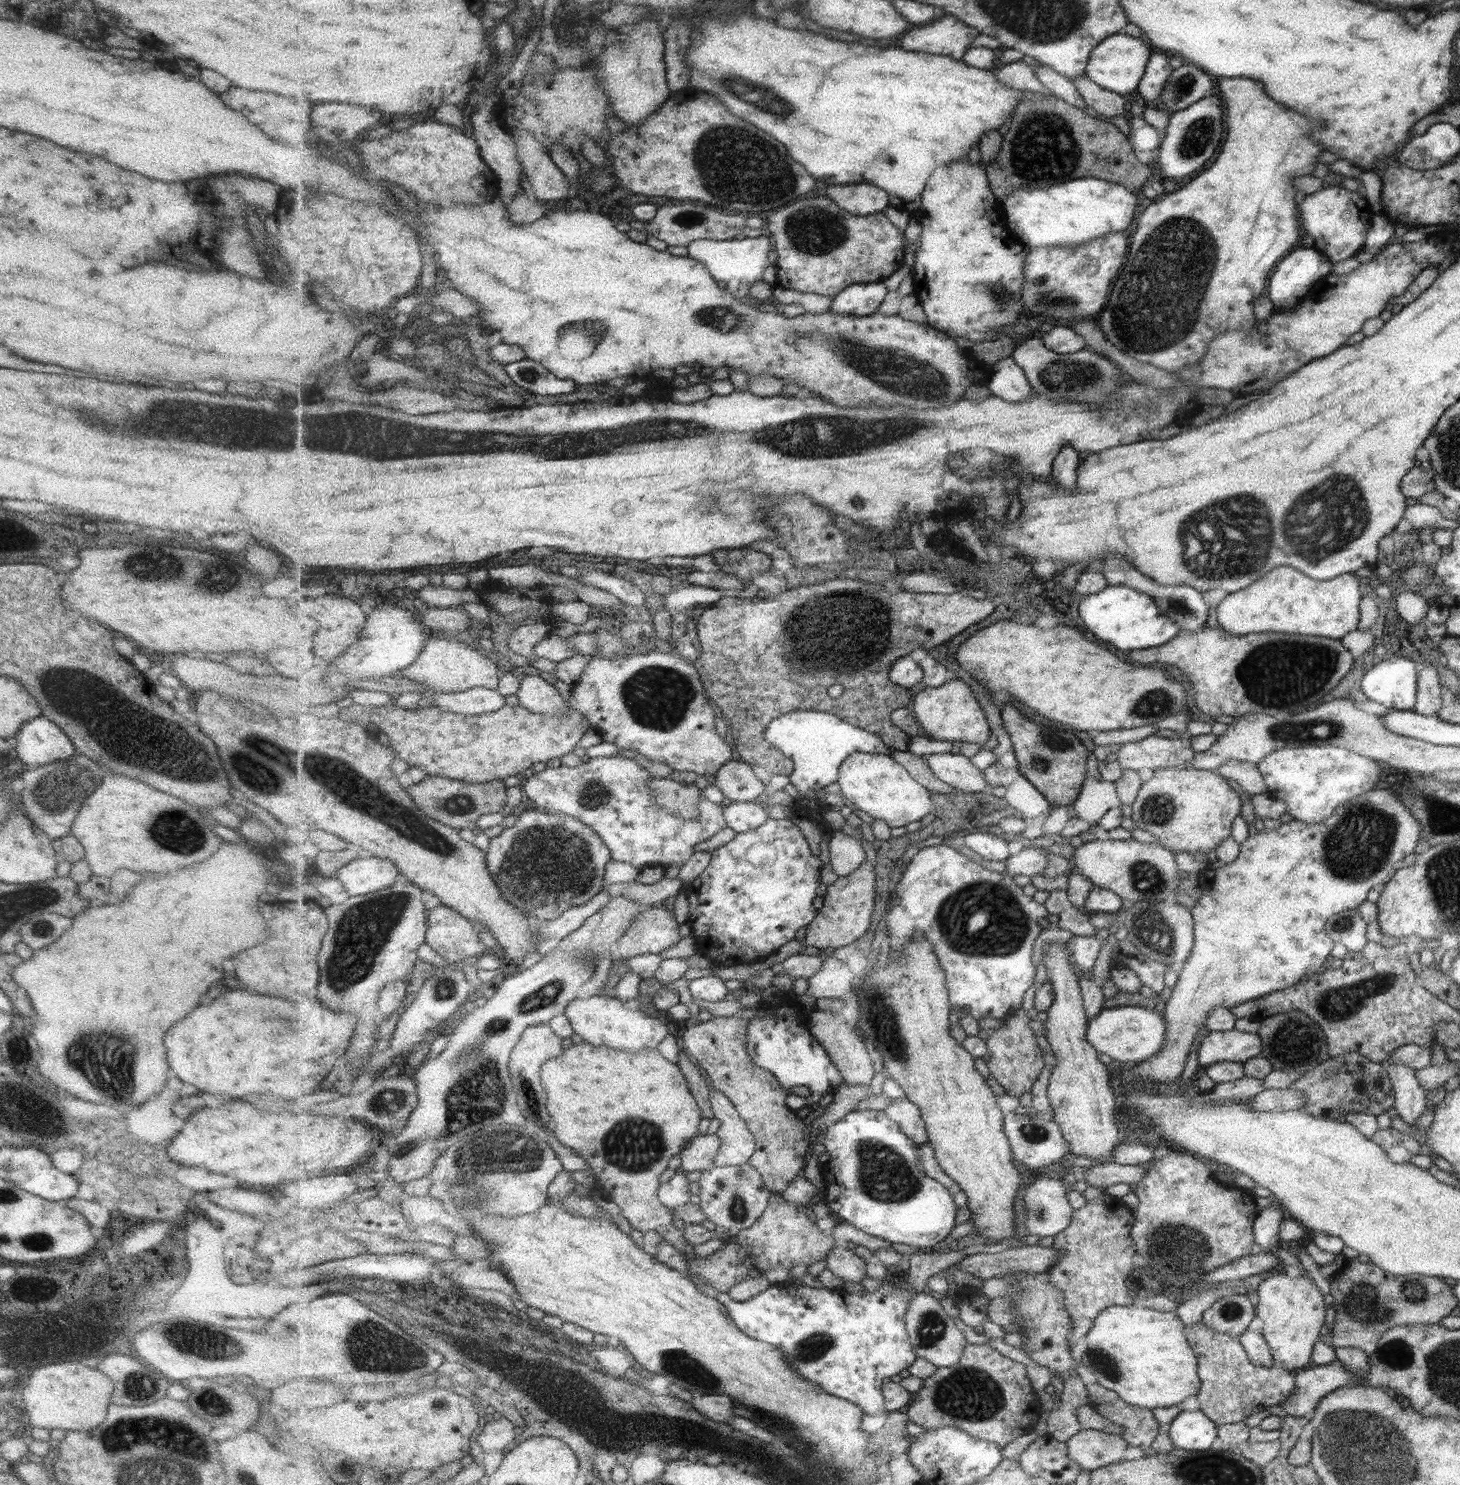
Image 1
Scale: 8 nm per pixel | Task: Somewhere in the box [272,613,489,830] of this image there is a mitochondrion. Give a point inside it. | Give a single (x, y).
(461, 803)

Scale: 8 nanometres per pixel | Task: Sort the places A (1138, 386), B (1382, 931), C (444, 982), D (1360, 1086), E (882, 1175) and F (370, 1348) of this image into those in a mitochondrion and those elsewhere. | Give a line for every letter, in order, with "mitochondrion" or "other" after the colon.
A: other
B: other
C: mitochondrion
D: other
E: mitochondrion
F: mitochondrion

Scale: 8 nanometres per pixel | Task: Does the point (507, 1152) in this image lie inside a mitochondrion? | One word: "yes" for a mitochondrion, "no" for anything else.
yes

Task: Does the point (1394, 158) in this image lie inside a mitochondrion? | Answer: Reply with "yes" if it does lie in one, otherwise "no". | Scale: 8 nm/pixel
no

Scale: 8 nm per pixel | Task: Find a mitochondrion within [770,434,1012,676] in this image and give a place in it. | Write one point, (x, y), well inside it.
(801, 645)

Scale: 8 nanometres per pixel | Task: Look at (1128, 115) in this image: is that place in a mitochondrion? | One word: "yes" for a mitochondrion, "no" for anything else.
no

